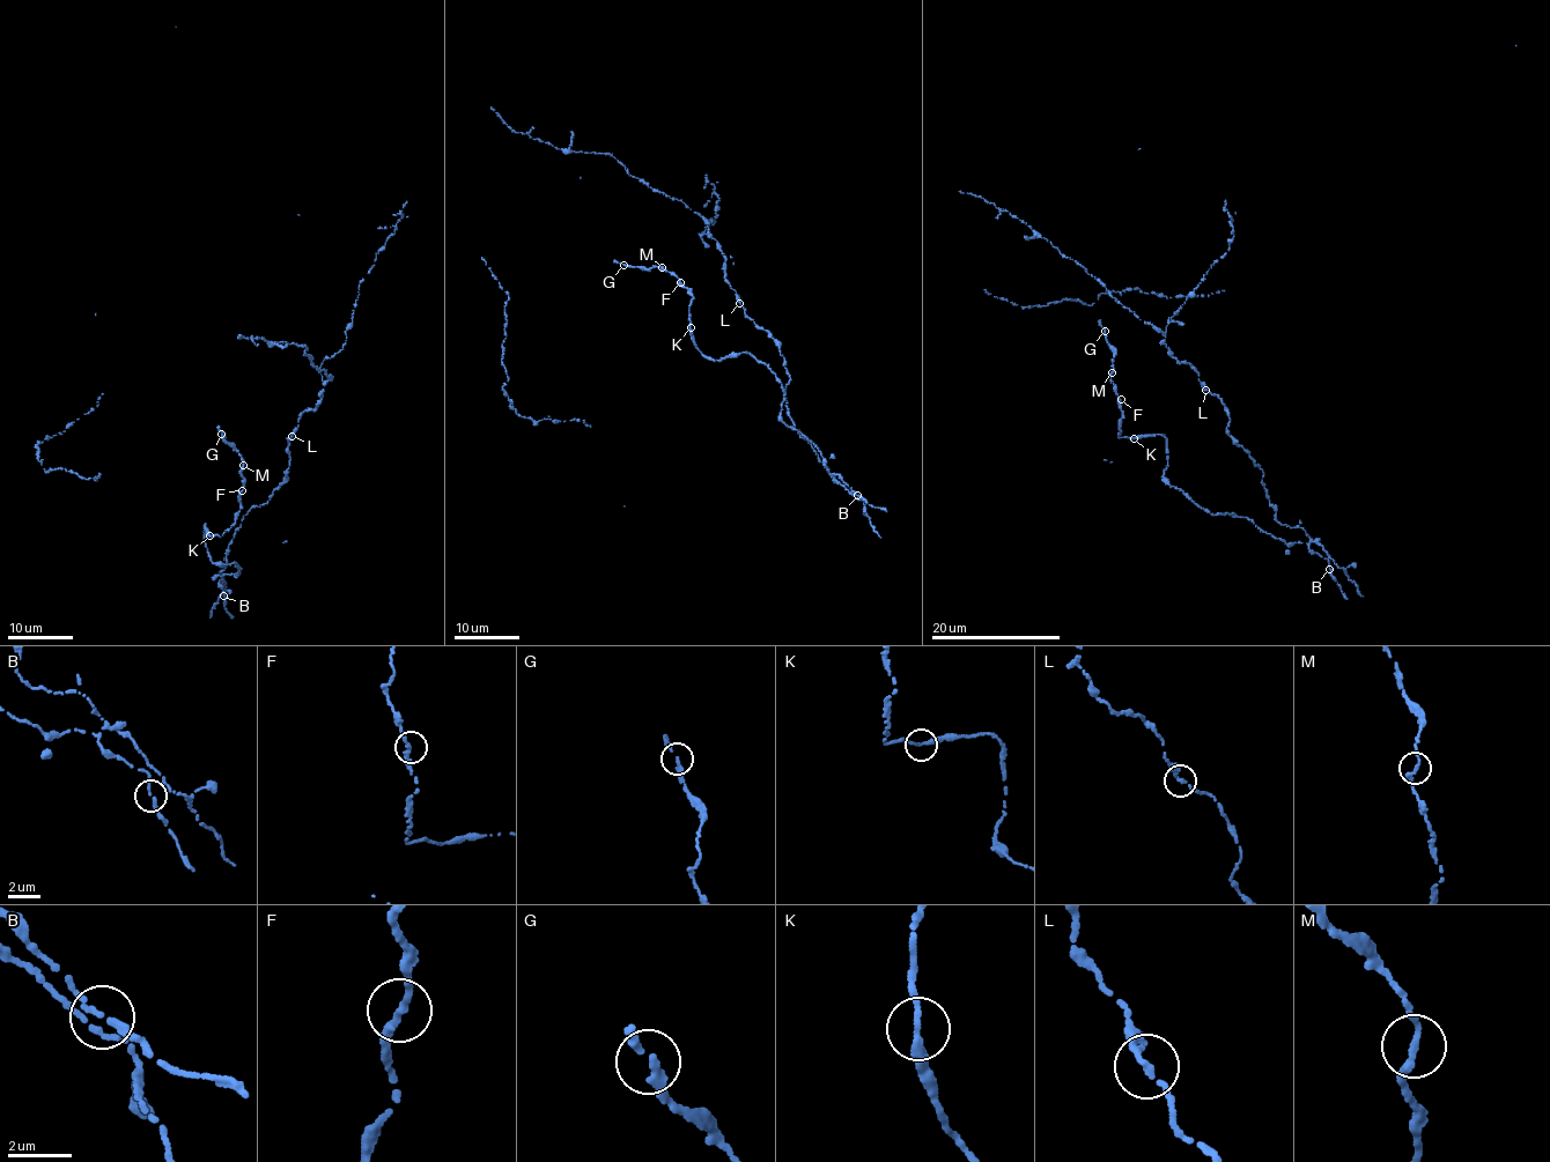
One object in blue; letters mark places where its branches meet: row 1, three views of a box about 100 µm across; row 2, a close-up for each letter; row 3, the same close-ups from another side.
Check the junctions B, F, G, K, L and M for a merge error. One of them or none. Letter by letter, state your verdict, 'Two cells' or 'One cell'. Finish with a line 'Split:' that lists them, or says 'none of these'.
B: One cell
F: One cell
G: One cell
K: One cell
L: One cell
M: One cell
Split: none of these

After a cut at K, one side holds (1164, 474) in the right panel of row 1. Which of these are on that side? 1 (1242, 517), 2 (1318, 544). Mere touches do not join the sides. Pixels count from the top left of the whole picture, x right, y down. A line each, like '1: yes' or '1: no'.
1: yes
2: no

